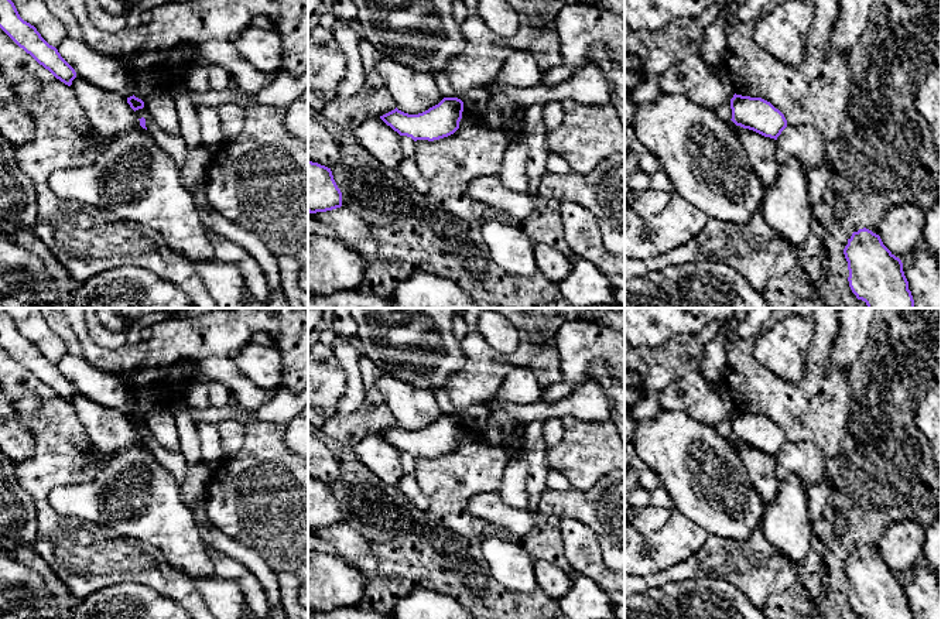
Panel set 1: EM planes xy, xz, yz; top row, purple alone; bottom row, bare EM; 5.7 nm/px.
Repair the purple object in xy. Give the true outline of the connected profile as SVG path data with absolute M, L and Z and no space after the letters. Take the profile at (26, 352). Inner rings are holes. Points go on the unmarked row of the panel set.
M0 308L0 345L57 396L71 403L75 386L49 362L34 342L24 338L6 308Z

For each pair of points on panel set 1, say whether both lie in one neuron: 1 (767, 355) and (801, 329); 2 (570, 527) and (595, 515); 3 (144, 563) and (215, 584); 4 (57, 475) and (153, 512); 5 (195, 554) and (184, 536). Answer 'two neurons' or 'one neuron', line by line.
1: one neuron
2: two neurons
3: two neurons
4: two neurons
5: one neuron

